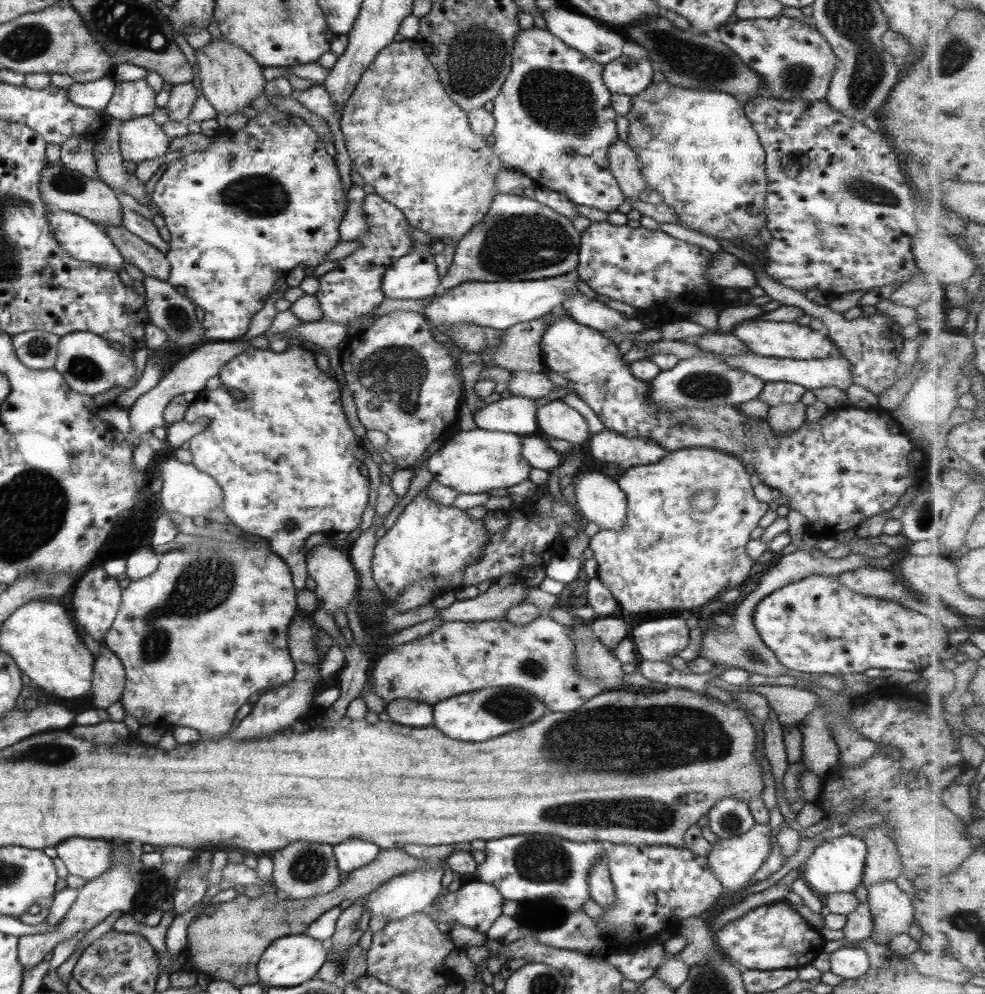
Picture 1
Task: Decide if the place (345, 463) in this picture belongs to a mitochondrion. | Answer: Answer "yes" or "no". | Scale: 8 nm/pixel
no

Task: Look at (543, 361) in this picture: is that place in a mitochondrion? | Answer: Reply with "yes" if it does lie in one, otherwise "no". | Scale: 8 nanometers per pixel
no

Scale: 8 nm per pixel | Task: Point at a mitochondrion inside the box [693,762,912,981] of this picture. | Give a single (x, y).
(730, 821)

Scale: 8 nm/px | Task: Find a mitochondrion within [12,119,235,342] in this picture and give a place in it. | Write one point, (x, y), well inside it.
(63, 182)

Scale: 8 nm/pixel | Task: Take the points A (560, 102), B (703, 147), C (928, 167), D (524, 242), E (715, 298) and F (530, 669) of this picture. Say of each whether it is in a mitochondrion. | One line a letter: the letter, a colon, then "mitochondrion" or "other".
A: mitochondrion
B: other
C: other
D: mitochondrion
E: other
F: mitochondrion

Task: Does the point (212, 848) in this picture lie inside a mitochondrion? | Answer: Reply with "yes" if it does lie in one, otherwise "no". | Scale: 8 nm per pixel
no

